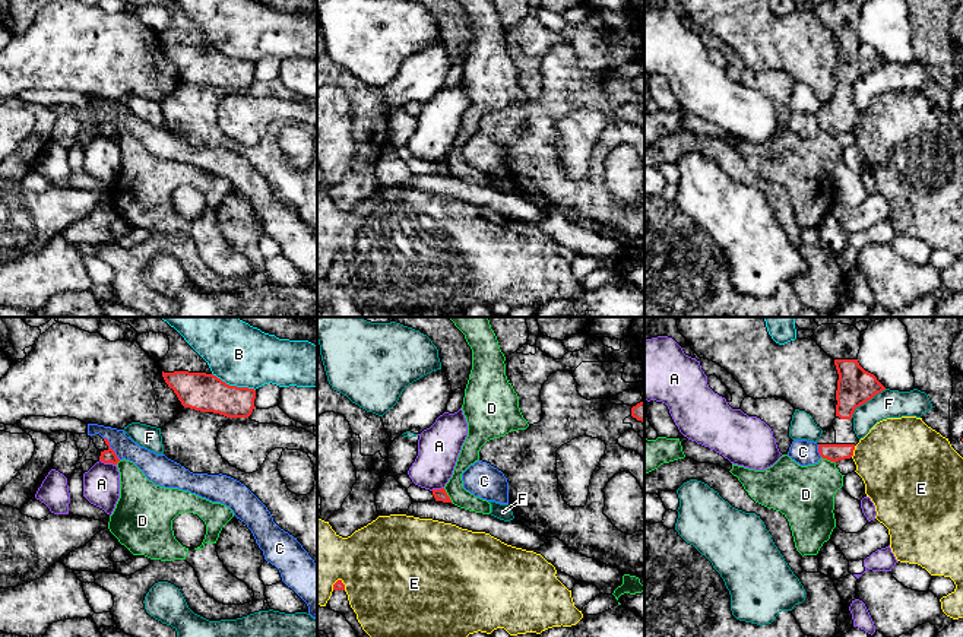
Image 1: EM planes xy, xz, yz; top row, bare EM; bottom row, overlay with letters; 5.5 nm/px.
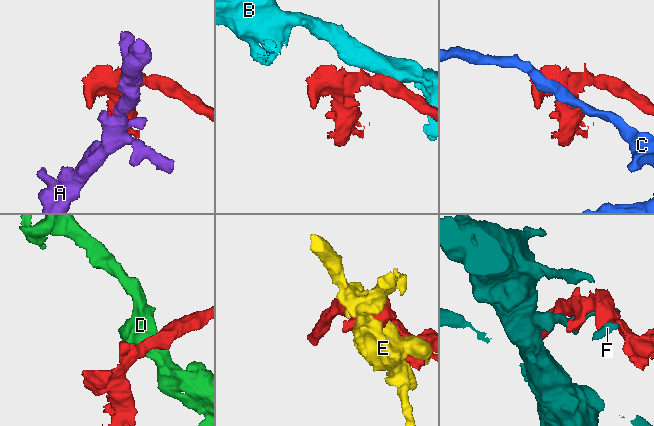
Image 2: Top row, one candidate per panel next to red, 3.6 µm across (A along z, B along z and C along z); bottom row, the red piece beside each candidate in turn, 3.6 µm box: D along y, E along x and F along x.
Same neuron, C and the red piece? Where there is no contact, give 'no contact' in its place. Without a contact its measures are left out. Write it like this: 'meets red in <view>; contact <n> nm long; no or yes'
meets red in xy; contact 160 nm long; no

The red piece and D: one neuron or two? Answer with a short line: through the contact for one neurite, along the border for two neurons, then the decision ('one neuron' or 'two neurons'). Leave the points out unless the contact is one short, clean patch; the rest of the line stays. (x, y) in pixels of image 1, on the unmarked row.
line xz (443, 161), (453, 176); two neurons

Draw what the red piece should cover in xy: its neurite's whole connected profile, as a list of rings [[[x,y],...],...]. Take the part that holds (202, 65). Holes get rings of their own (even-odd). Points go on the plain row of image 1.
[[[162,44],[162,50],[184,80],[227,91],[248,91],[256,80],[254,61],[229,58],[213,47]]]

